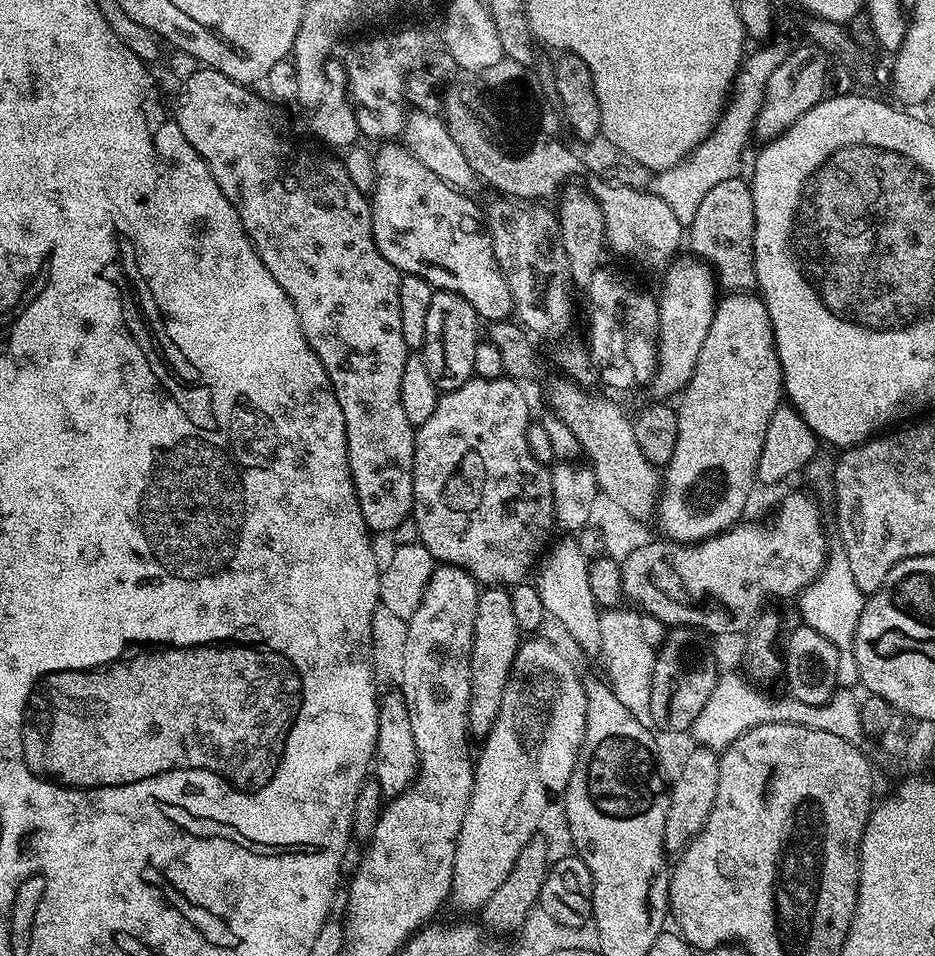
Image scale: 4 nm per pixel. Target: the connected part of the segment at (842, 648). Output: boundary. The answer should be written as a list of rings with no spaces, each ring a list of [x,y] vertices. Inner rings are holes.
[[[836,546],[828,553],[824,568],[818,578],[810,586],[806,586],[798,597],[800,603],[800,620],[806,626],[818,630],[826,642],[838,649],[838,685],[841,689],[857,687],[860,684],[858,666],[854,658],[852,643],[858,626],[858,618],[864,609],[866,593],[858,590],[858,582],[854,582],[854,574],[850,570],[850,558],[846,558],[846,550]]]

